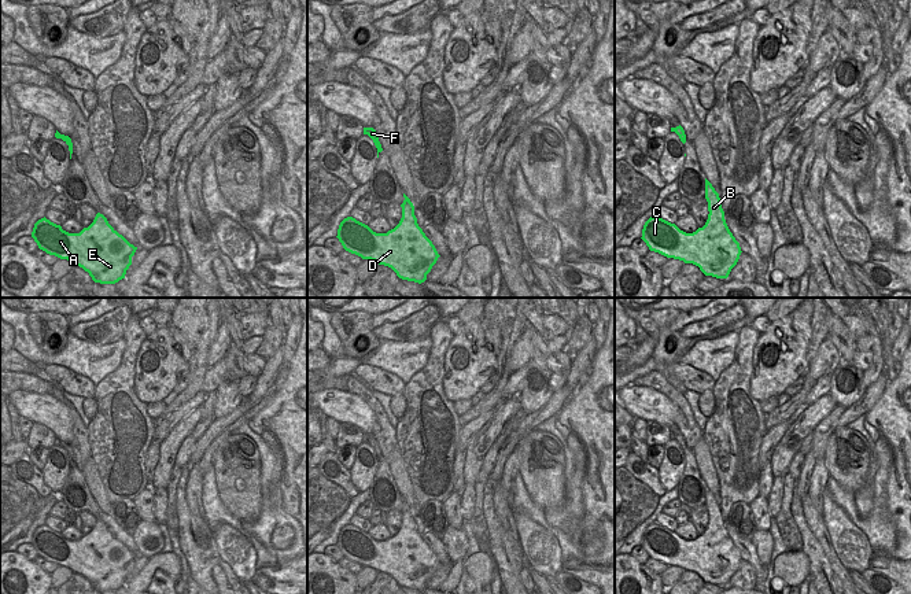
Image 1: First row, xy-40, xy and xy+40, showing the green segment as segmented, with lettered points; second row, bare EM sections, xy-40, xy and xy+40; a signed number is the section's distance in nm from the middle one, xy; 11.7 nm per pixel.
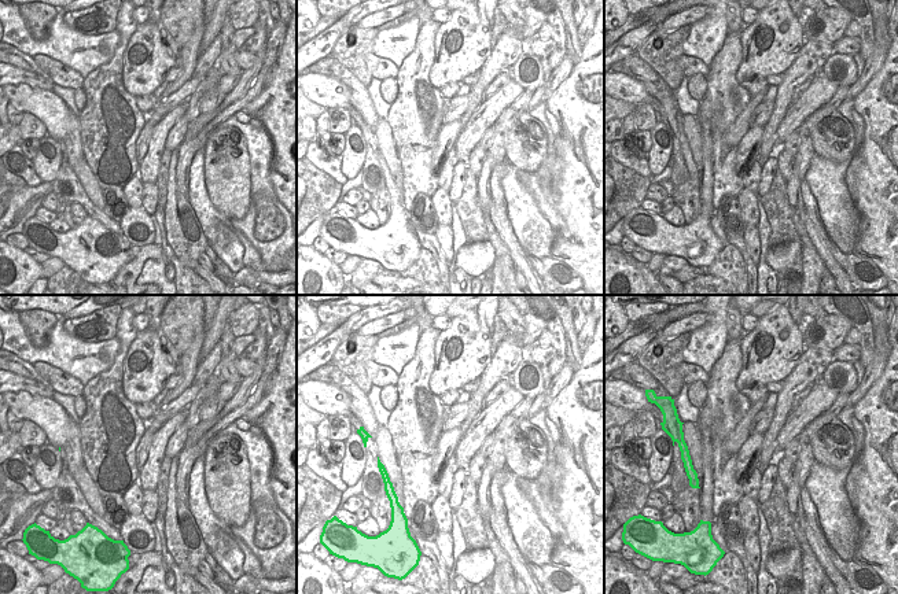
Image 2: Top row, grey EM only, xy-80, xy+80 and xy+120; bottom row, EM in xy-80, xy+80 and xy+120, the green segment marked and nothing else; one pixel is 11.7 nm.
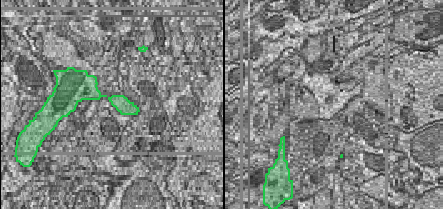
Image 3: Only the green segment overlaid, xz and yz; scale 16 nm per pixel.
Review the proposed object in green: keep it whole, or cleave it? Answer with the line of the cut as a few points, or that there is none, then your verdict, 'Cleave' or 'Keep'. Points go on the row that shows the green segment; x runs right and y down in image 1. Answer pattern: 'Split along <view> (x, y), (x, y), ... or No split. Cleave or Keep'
Split along xy+40 (718, 195), (707, 200). Cleave.

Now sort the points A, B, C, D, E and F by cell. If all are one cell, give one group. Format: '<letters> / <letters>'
A B C D E / F

